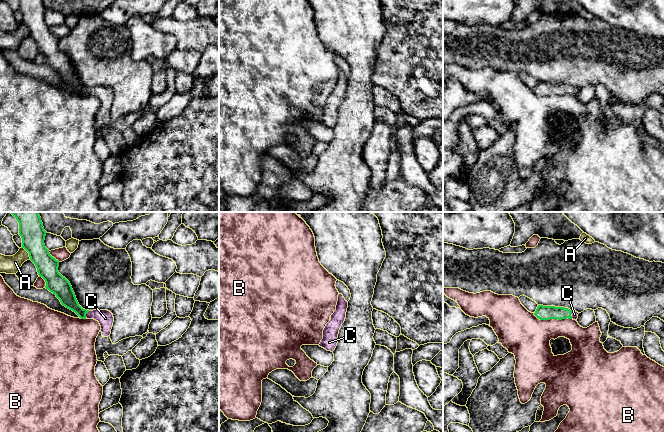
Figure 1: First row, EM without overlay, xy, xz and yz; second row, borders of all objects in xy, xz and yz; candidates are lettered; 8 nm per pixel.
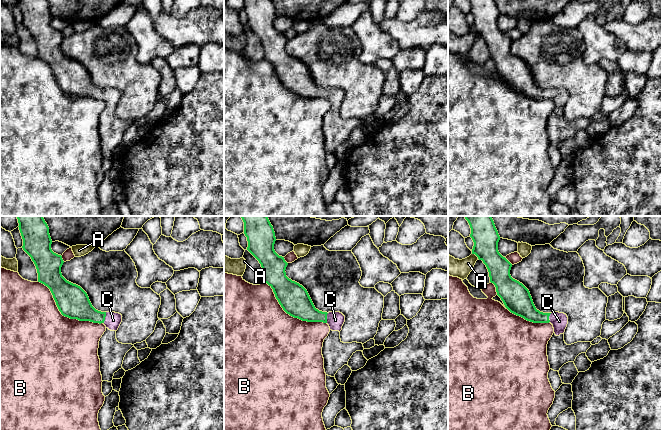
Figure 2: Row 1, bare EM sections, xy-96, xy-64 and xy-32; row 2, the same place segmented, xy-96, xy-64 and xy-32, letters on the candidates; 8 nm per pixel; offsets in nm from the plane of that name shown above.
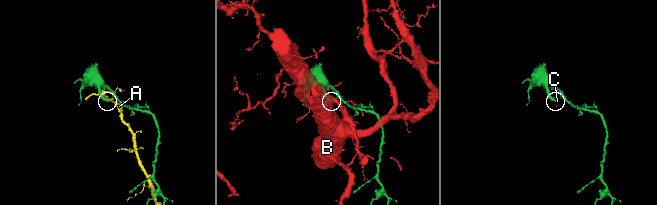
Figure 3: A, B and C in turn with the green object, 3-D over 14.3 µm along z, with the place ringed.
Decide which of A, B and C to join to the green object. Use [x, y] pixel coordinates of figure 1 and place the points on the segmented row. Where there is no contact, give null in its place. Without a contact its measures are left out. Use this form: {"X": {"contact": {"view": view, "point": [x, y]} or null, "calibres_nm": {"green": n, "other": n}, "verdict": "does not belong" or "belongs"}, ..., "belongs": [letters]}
{"A": {"contact": {"view": "xy", "point": [27, 251]}, "calibres_nm": {"green": 200, "other": 140}, "verdict": "does not belong"}, "B": {"contact": {"view": "yz", "point": [552, 318]}, "calibres_nm": {"green": 110, "other": 360}, "verdict": "does not belong"}, "C": {"contact": {"view": "xy", "point": [86, 313]}, "calibres_nm": {"green": 140, "other": 130}, "verdict": "belongs"}, "belongs": ["C"]}

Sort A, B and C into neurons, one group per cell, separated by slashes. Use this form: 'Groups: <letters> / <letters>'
Groups: A / B / C

